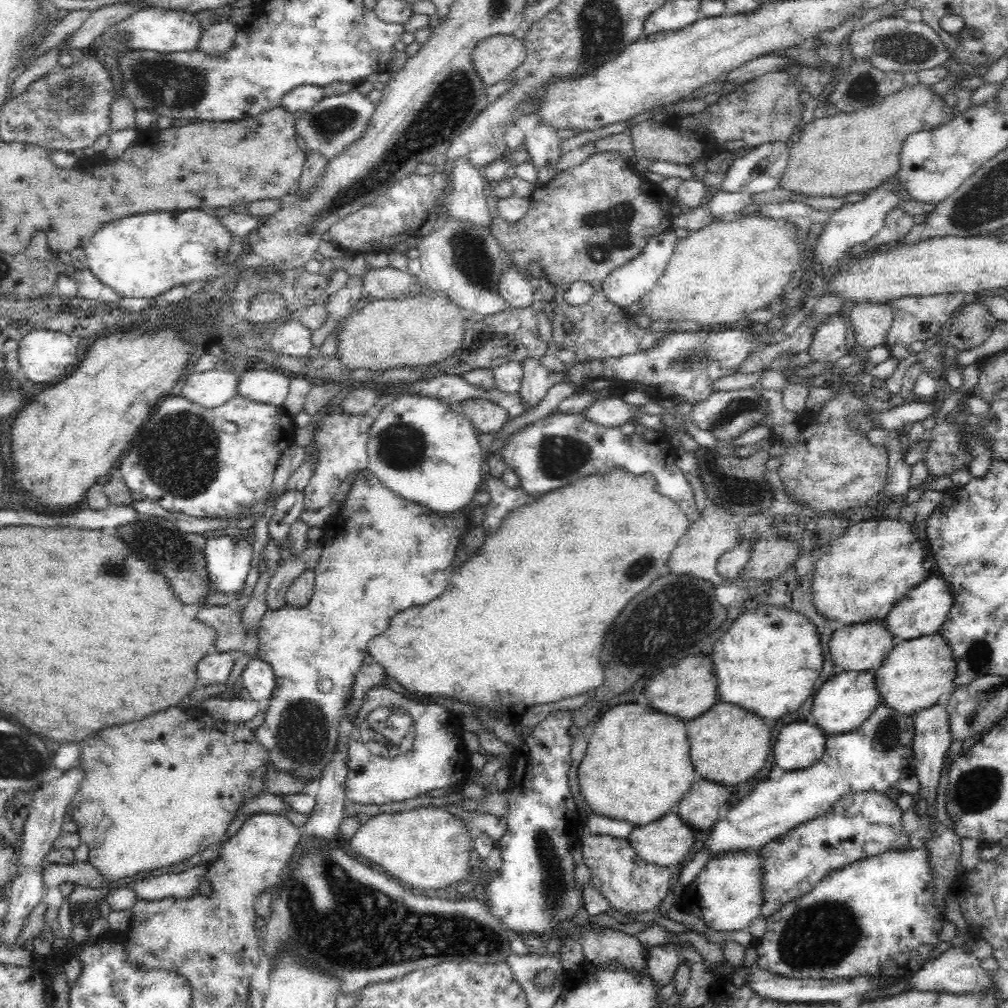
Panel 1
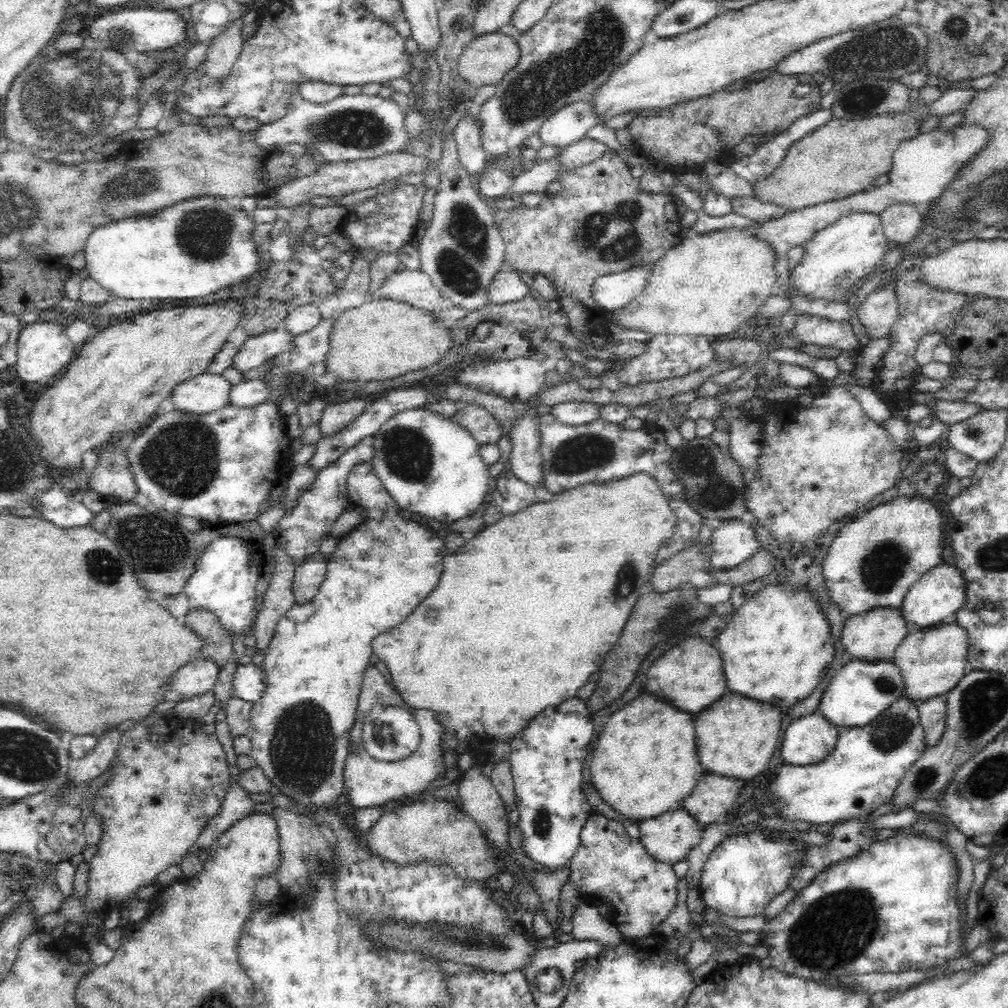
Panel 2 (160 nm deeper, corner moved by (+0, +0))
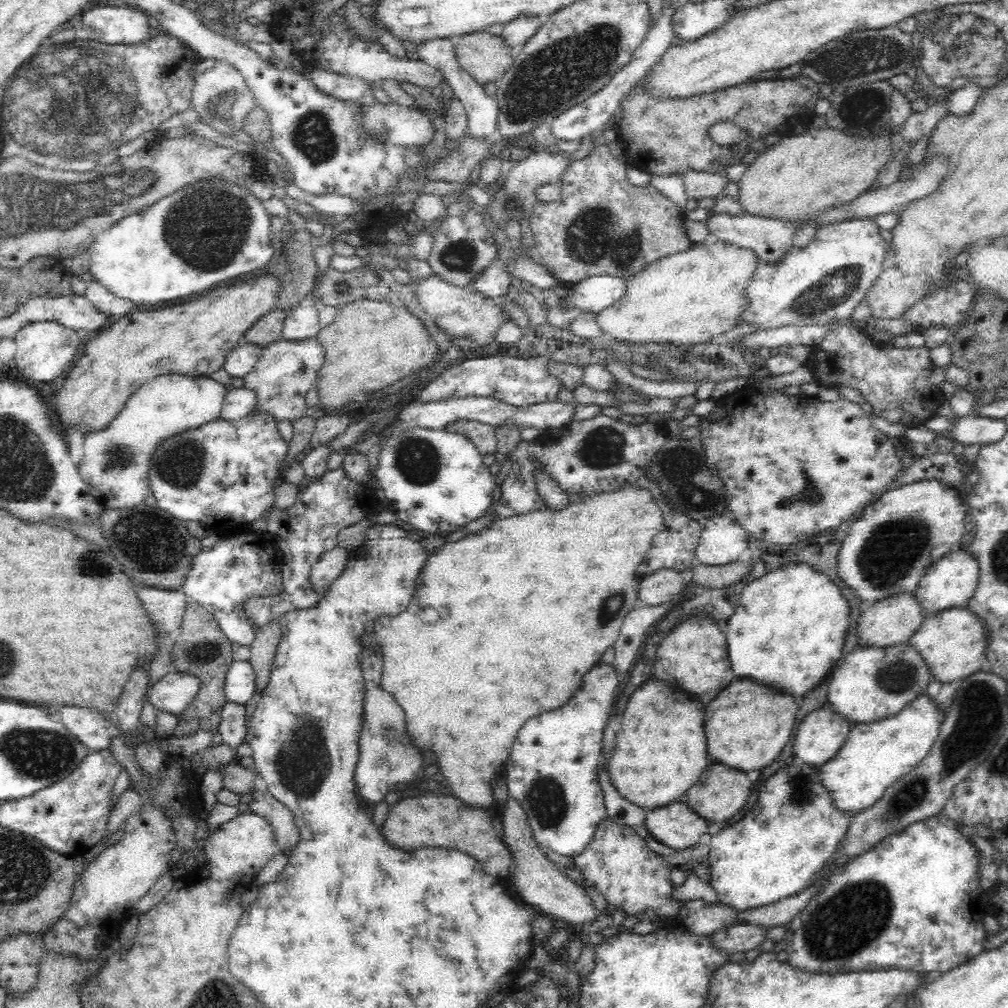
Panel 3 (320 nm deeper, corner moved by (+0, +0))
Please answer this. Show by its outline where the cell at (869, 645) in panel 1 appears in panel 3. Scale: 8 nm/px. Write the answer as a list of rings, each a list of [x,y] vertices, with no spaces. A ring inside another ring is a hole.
[[[898,592],[897,595],[878,600],[870,607],[864,606],[853,634],[858,635],[859,642],[864,647],[893,647],[894,644],[908,642],[925,618],[922,605],[913,592]]]

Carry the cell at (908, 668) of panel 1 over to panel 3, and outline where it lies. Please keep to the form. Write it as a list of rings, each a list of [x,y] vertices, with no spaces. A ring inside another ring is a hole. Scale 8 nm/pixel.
[[[966,605],[926,617],[908,643],[922,655],[923,662],[931,671],[931,679],[934,678],[940,683],[959,683],[982,670],[984,662],[987,662],[987,629],[982,620],[978,620],[978,616]]]

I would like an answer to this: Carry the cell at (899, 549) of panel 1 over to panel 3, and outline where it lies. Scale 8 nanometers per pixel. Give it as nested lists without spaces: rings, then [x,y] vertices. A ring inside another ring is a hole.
[[[938,479],[922,480],[895,490],[886,490],[860,513],[856,524],[850,522],[846,525],[850,530],[846,532],[837,560],[839,583],[852,588],[866,607],[898,592],[915,591],[927,568],[959,547],[965,539],[967,531],[964,525],[968,521],[968,514],[965,499],[960,497],[954,487],[948,487]]]

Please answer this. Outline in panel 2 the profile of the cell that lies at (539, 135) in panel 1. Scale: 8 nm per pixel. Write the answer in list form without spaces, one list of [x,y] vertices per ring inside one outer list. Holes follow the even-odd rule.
[[[583,99],[566,105],[549,116],[537,133],[540,134],[544,145],[564,149],[582,140],[592,128],[602,124],[603,120],[591,111],[590,103]]]

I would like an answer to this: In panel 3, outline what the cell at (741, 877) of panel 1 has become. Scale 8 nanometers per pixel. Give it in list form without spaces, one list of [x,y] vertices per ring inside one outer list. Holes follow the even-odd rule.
[[[804,764],[778,770],[774,778],[766,780],[766,784],[760,787],[754,810],[750,810],[740,822],[712,836],[708,863],[712,871],[712,888],[720,895],[718,903],[726,904],[736,911],[746,911],[794,896],[810,886],[810,882],[834,858],[852,824],[852,816],[831,808],[827,791],[815,778],[816,769],[820,767]]]

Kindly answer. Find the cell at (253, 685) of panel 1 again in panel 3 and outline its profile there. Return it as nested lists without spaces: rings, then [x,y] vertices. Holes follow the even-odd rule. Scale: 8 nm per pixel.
[[[233,660],[225,674],[224,696],[228,703],[245,705],[254,695],[255,674],[249,661]]]

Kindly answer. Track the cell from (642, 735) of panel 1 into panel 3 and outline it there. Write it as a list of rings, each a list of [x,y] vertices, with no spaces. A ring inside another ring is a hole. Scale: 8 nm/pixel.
[[[648,677],[648,682],[640,684],[630,696],[622,728],[616,734],[614,754],[608,764],[610,778],[607,778],[622,798],[646,811],[684,799],[686,790],[698,782],[708,766],[705,705],[681,688],[672,688],[652,678]]]

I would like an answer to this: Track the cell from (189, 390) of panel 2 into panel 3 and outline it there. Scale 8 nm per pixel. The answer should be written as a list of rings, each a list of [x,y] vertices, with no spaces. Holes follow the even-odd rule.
[[[161,375],[138,388],[118,414],[100,432],[89,432],[84,436],[84,455],[79,462],[79,471],[90,494],[105,509],[125,509],[144,503],[150,495],[150,459],[155,449],[167,437],[189,429],[200,428],[207,422],[219,419],[223,398],[227,393],[225,386],[214,382],[210,377],[192,377],[187,375]]]

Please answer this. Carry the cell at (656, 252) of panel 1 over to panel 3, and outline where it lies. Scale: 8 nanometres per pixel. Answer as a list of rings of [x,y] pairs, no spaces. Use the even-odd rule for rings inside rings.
[[[596,275],[570,287],[567,296],[560,299],[558,309],[564,312],[578,309],[578,312],[588,311],[597,314],[620,300],[624,290],[625,277]]]

